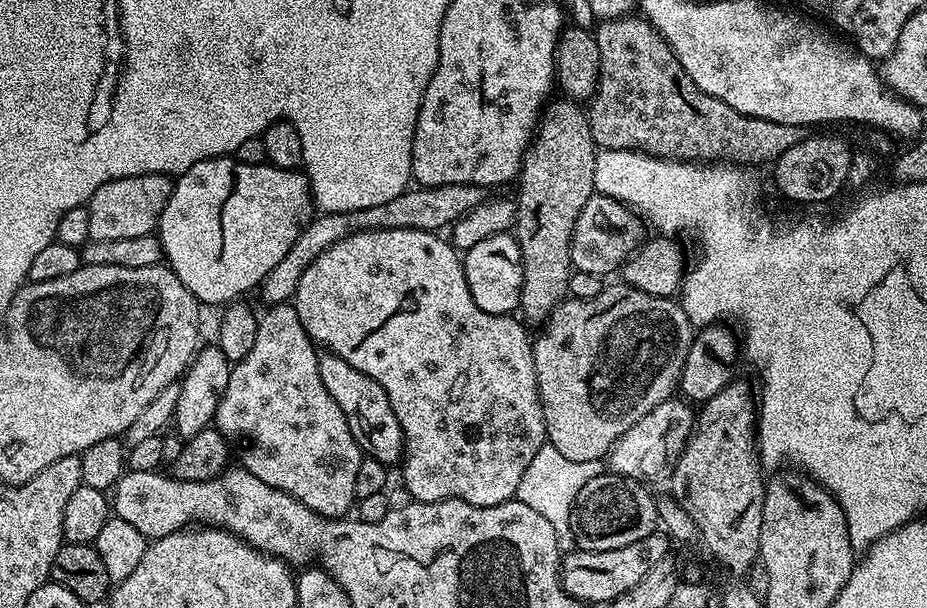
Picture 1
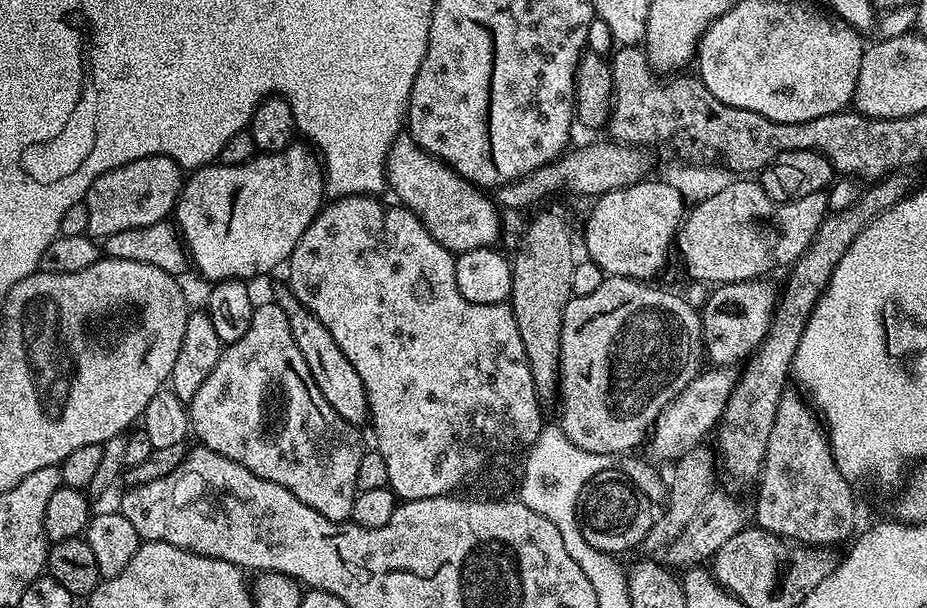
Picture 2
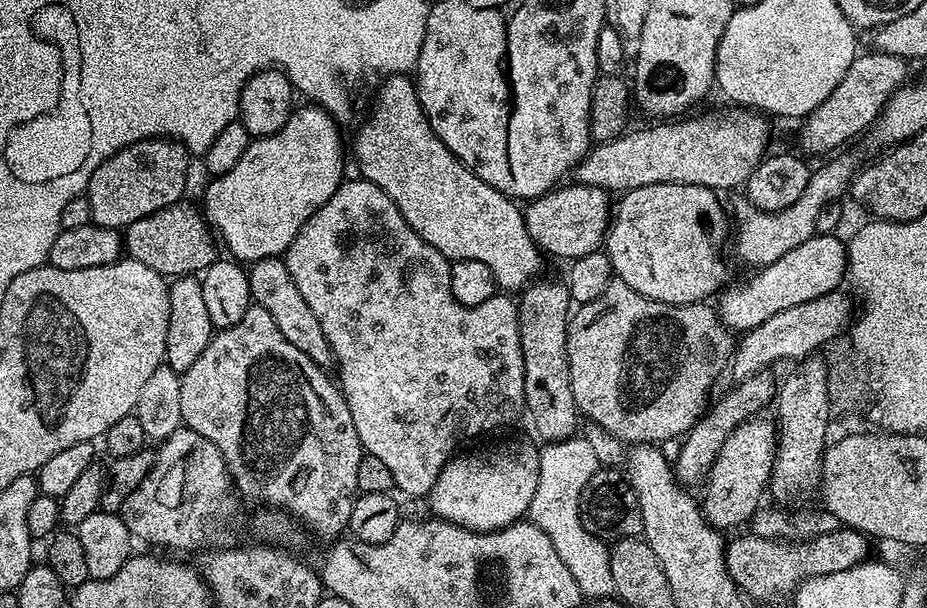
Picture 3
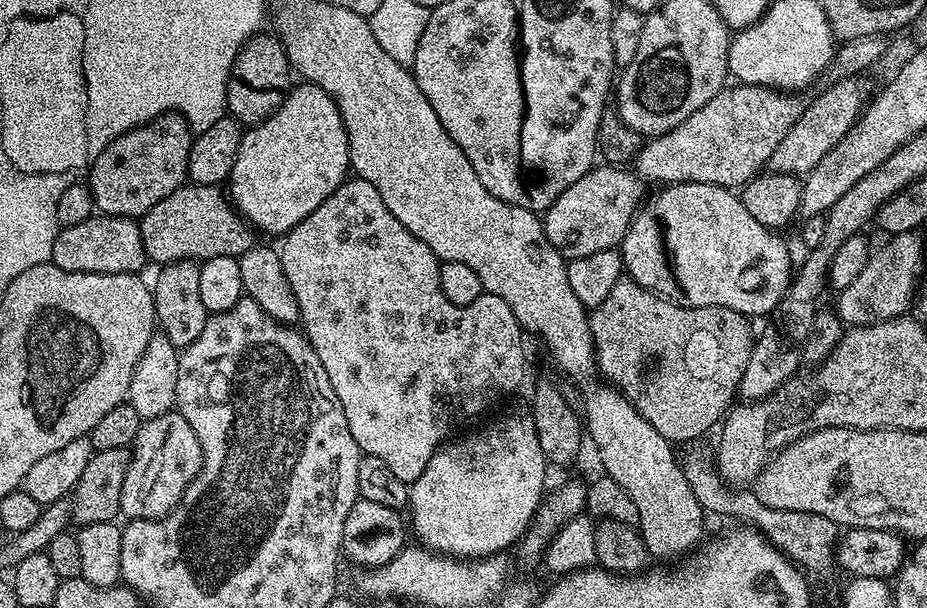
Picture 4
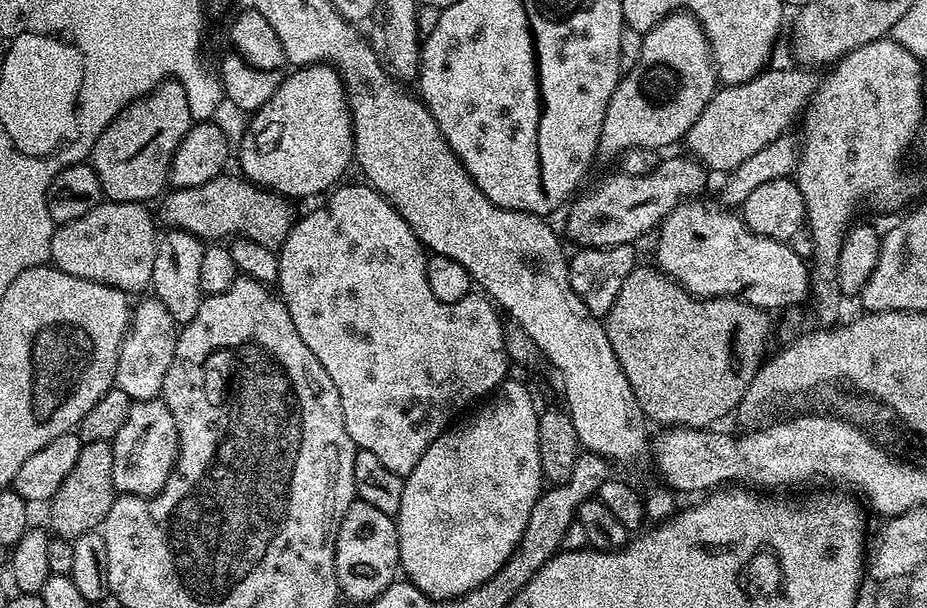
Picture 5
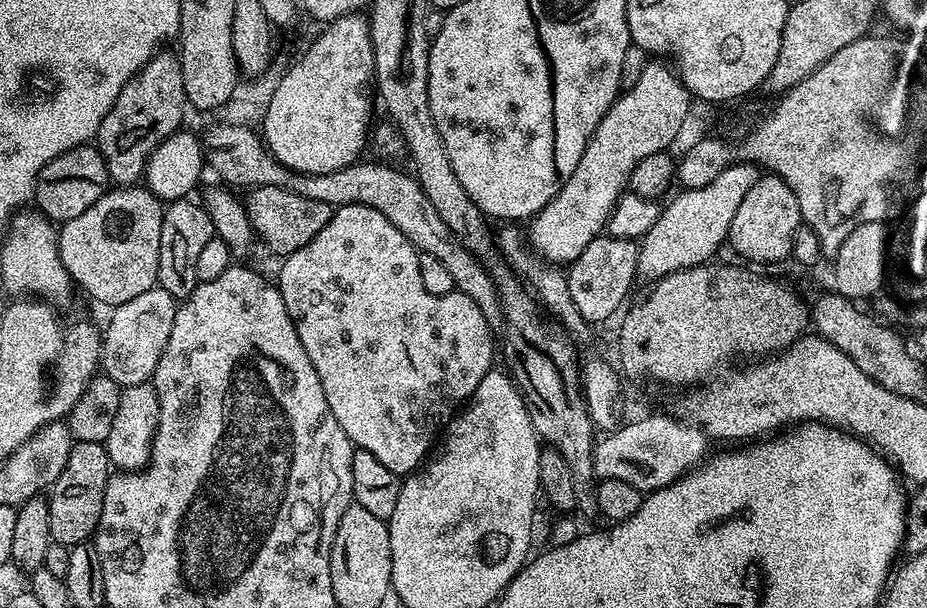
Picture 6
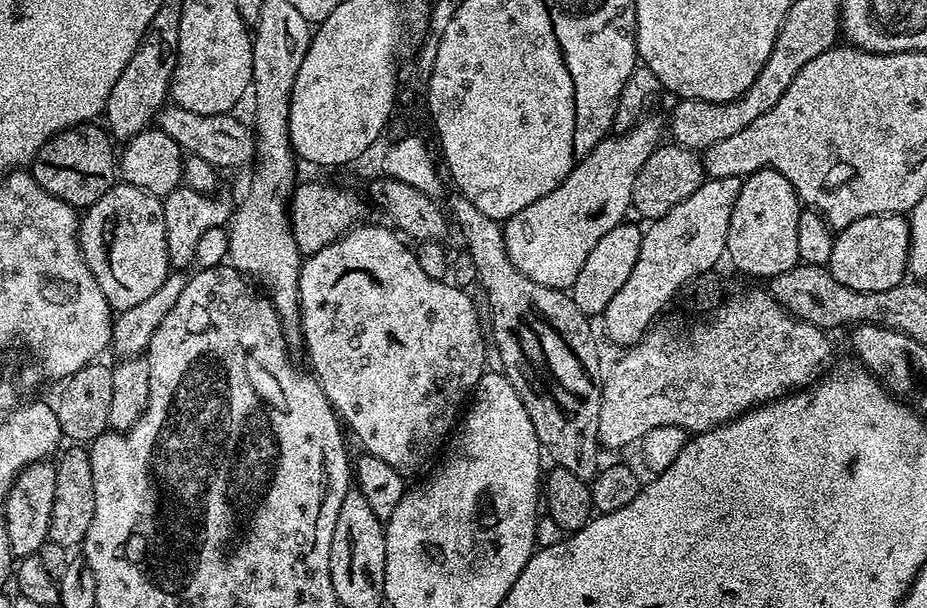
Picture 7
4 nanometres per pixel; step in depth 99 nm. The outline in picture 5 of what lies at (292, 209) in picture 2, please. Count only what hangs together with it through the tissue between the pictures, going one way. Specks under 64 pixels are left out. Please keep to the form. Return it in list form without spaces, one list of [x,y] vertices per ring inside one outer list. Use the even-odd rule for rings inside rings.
[[[305,64],[289,71],[282,86],[274,90],[271,98],[257,108],[249,120],[252,121],[248,124],[248,133],[240,140],[239,171],[243,179],[277,192],[279,196],[293,198],[327,193],[345,179],[344,171],[353,167],[352,115],[348,109],[348,93],[344,91],[343,78],[331,64]]]

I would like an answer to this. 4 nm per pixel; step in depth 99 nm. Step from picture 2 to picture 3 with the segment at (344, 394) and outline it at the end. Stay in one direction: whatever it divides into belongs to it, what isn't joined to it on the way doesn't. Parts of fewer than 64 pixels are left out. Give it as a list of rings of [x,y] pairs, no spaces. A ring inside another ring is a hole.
[[[278,256],[254,260],[251,261],[247,273],[252,303],[262,306],[262,310],[266,310],[266,314],[274,318],[274,326],[278,326],[282,338],[298,346],[298,350],[302,350],[302,354],[306,354],[306,358],[313,360],[318,367],[325,370],[331,369],[334,361],[330,342],[326,342],[318,317],[314,315],[314,310],[310,310],[306,298],[302,298],[294,278],[290,278],[290,270],[286,262]]]

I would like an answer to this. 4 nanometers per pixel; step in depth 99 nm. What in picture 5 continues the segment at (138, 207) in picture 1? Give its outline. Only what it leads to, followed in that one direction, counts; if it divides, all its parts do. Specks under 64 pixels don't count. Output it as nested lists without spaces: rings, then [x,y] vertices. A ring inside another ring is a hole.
[[[177,79],[164,81],[153,92],[146,93],[142,99],[135,100],[129,108],[121,110],[114,122],[110,122],[106,130],[102,130],[102,138],[96,140],[90,157],[91,166],[98,174],[105,197],[114,202],[134,202],[143,205],[147,205],[148,200],[154,199],[156,195],[159,197],[169,187],[168,171],[172,159],[193,123],[190,98],[186,98],[186,90]]]

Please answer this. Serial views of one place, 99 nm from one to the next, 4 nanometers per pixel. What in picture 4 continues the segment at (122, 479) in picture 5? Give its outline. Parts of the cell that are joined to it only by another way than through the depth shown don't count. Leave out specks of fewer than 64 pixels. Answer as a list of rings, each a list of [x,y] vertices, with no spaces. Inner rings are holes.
[[[171,410],[160,417],[143,421],[136,435],[136,440],[130,445],[130,459],[126,470],[126,482],[122,482],[122,502],[120,511],[128,520],[160,520],[176,509],[176,505],[188,489],[188,483],[200,473],[202,466],[202,446],[198,442],[198,434],[186,422],[186,418],[178,410]]]

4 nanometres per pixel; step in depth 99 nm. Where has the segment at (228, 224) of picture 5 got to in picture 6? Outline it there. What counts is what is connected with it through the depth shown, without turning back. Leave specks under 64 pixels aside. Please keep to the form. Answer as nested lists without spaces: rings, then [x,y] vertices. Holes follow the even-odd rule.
[[[258,186],[251,189],[247,196],[246,209],[253,233],[258,237],[259,243],[261,240],[270,251],[277,252],[277,257],[280,258],[306,246],[306,242],[310,242],[310,238],[314,238],[314,234],[318,234],[322,226],[330,222],[334,211],[333,205],[294,194],[278,186]]]

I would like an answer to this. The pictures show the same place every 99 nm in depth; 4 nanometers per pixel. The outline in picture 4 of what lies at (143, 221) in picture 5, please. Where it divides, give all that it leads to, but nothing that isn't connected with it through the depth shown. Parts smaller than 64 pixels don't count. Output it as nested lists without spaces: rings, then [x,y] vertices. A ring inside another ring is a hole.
[[[93,214],[86,222],[78,222],[69,228],[60,228],[54,238],[51,263],[71,272],[139,273],[140,267],[146,264],[139,223],[130,216]]]

